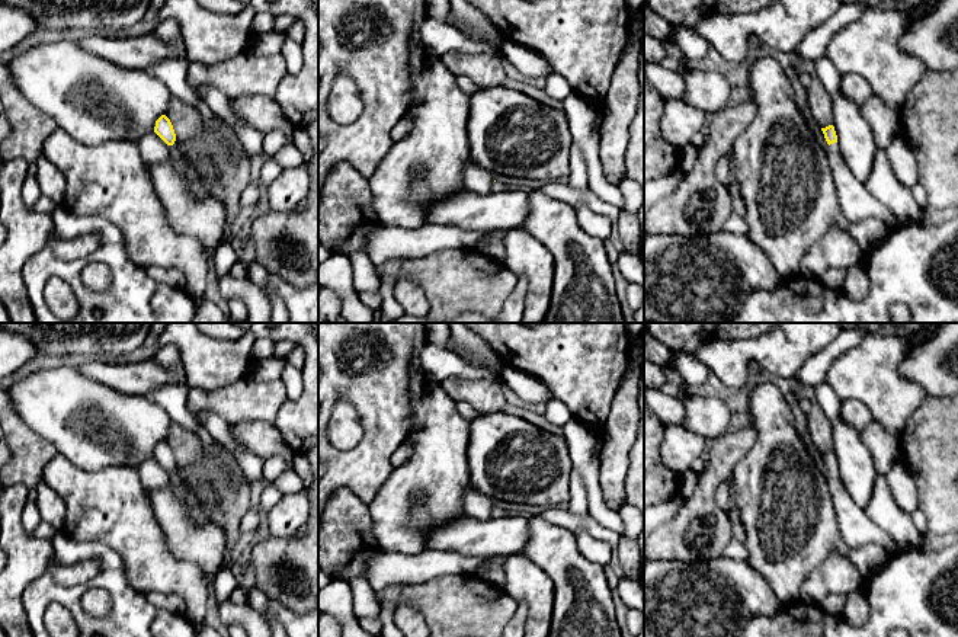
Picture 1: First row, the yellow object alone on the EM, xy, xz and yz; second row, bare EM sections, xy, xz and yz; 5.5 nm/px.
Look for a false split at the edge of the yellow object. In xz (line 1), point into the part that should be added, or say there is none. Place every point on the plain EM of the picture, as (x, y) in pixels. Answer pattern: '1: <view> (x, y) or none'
1: none

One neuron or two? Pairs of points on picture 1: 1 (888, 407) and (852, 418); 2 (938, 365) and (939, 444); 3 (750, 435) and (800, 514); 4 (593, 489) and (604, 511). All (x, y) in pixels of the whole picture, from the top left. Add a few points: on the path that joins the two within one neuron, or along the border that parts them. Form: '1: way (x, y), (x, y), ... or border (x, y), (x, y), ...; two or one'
1: border (842, 400), (859, 400), (872, 418); two
2: border (928, 394), (942, 397); two
3: border (752, 425), (756, 432), (756, 441), (734, 469); two
4: way (593, 495), (598, 505); one

